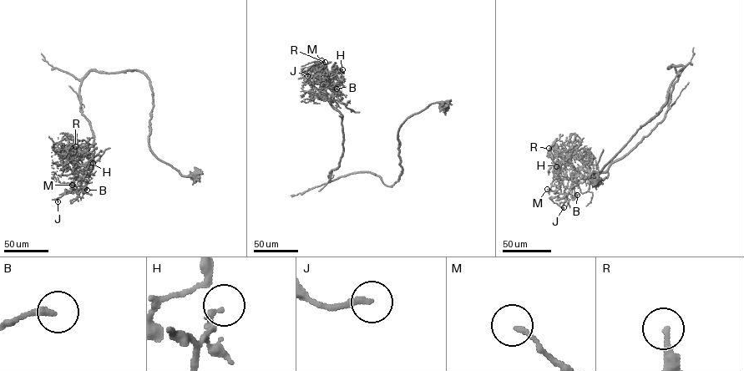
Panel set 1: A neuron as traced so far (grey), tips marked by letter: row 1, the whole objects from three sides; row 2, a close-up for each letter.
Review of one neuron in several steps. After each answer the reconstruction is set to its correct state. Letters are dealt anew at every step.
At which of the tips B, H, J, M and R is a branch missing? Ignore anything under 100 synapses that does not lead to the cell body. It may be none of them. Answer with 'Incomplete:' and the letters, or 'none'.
Incomplete: none

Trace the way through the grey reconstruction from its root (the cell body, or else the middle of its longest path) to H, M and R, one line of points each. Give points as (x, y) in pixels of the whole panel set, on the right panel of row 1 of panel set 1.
H: (594, 180), (666, 103), (682, 66), (668, 68), (677, 79), (665, 117), (607, 170), (571, 180), (556, 166)
M: (594, 180), (666, 103), (682, 66), (668, 68), (677, 79), (665, 117), (635, 146), (567, 193), (547, 189)
R: (594, 180), (666, 103), (682, 66), (668, 68), (677, 79), (665, 117), (606, 170), (558, 170), (549, 148)

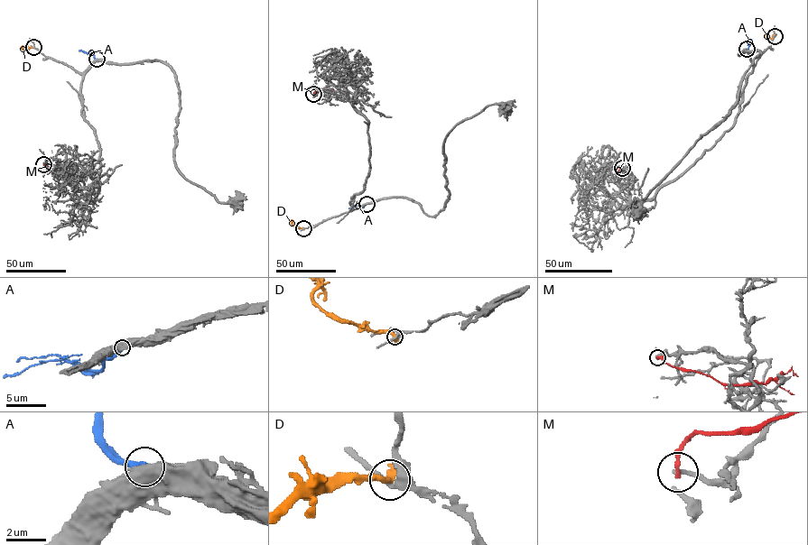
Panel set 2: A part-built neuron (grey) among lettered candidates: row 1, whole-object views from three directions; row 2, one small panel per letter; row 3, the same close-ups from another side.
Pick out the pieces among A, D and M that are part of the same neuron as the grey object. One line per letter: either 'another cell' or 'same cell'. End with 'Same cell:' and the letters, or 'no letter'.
A: same cell
D: another cell
M: another cell
Same cell: A

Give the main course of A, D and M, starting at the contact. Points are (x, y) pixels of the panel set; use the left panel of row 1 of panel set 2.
A: (97, 59), (93, 54), (78, 50)
D: (33, 48), (23, 50), (22, 45)
M: (43, 164), (53, 169), (64, 168)

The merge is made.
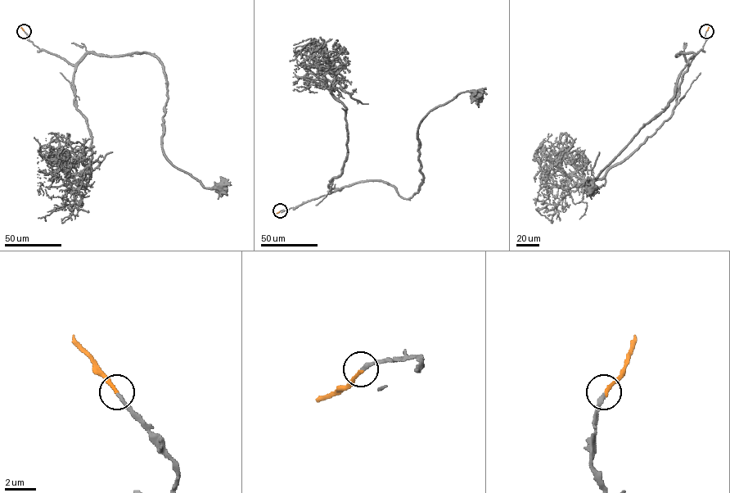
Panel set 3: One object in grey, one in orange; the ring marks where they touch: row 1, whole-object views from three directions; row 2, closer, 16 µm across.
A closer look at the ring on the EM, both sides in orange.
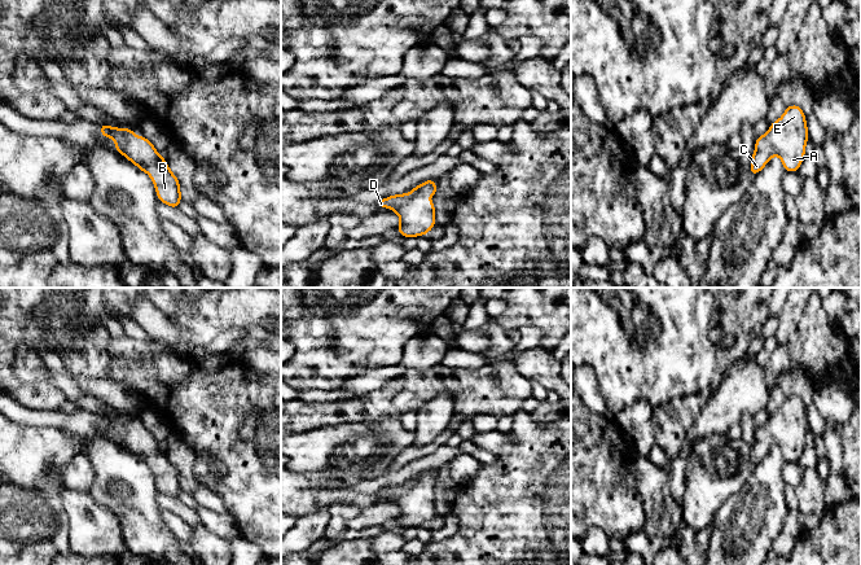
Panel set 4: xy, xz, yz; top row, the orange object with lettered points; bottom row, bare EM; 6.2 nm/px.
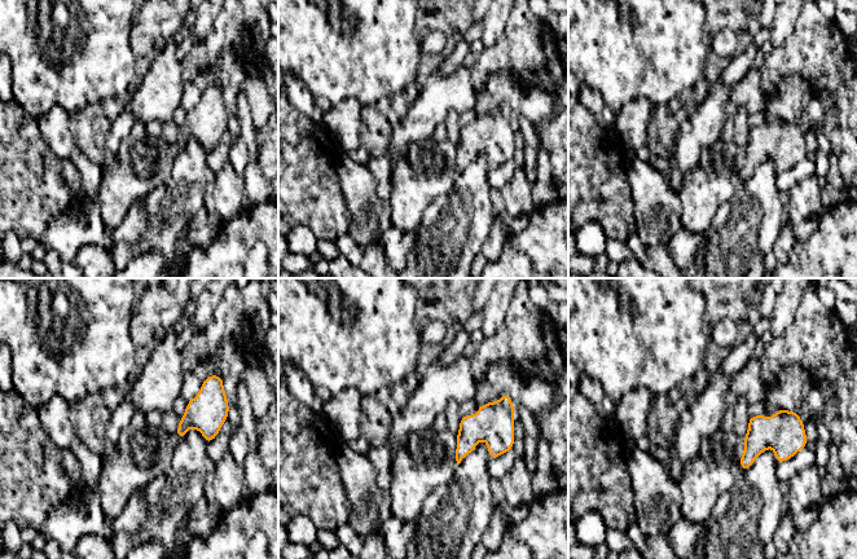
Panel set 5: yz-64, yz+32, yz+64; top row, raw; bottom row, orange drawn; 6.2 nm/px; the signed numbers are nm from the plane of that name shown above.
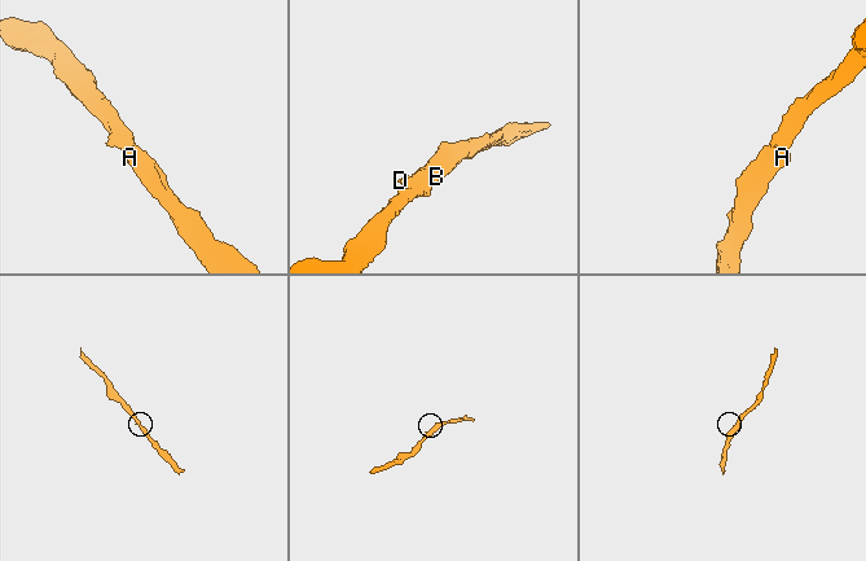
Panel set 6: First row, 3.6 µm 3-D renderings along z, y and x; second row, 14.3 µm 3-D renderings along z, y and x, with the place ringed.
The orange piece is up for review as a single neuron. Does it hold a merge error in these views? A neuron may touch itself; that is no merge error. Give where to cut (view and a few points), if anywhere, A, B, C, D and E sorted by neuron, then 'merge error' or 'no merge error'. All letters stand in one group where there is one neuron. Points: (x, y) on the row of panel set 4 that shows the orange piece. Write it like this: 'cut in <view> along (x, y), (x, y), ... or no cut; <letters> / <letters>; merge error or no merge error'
no cut; A B C D E; no merge error

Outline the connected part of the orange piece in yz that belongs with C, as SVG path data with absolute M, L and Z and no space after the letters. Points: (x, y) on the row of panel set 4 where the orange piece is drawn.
M788 105L779 119L770 123L765 135L757 136L751 154L750 171L757 175L777 154L786 172L796 172L805 156L809 139L807 118L799 105Z

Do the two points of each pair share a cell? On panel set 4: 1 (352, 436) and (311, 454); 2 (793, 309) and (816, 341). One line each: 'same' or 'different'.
1: same
2: different

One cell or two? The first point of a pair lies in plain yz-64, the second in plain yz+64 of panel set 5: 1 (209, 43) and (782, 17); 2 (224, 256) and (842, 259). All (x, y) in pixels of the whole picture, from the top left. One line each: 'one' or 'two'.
1: two
2: one

